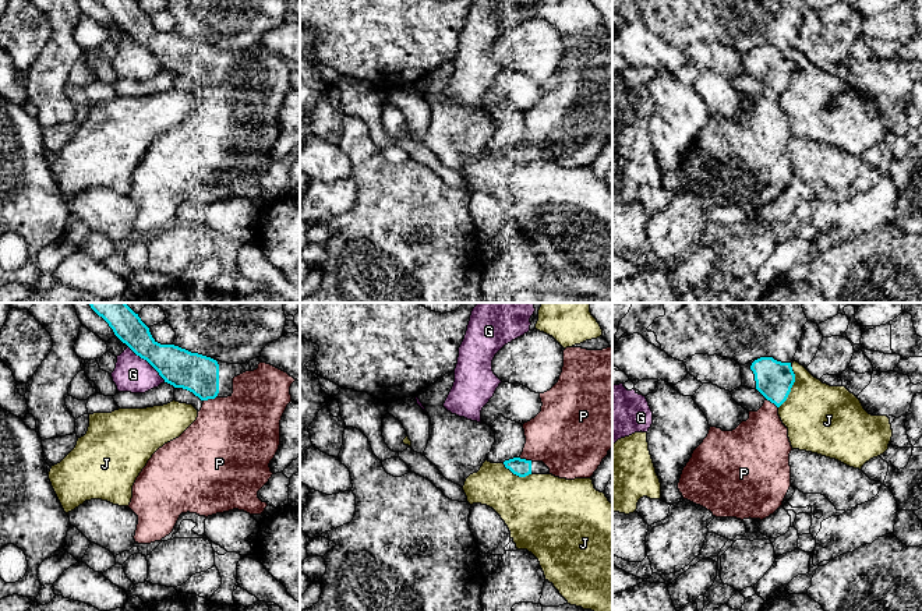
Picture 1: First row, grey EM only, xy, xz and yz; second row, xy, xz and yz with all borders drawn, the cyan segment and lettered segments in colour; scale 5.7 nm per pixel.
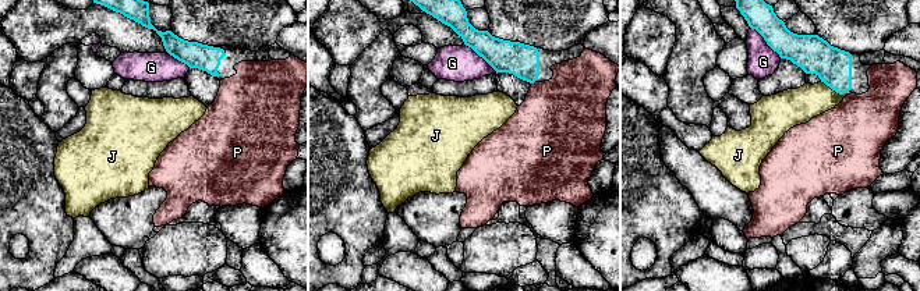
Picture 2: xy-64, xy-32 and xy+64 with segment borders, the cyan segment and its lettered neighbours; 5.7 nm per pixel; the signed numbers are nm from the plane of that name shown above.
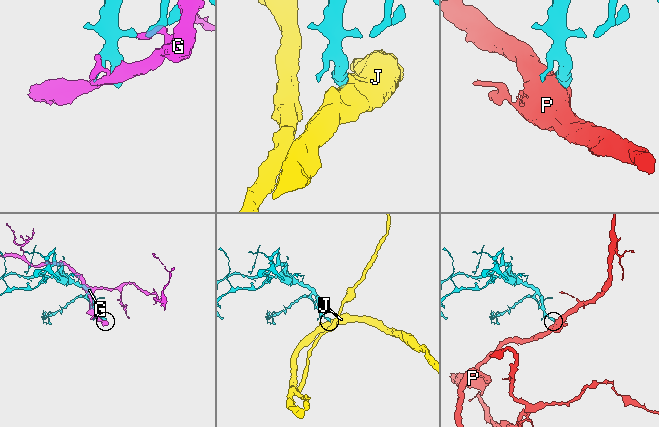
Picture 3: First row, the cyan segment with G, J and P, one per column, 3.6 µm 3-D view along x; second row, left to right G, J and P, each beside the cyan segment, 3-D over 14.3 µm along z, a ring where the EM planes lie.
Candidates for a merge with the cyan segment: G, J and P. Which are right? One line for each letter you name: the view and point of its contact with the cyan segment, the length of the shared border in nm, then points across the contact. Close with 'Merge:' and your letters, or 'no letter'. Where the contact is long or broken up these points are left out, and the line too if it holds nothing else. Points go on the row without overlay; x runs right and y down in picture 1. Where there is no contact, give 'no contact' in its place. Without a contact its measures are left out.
P: meets cyan in xz at (525, 147); contact 80 nm long
Merge: P

